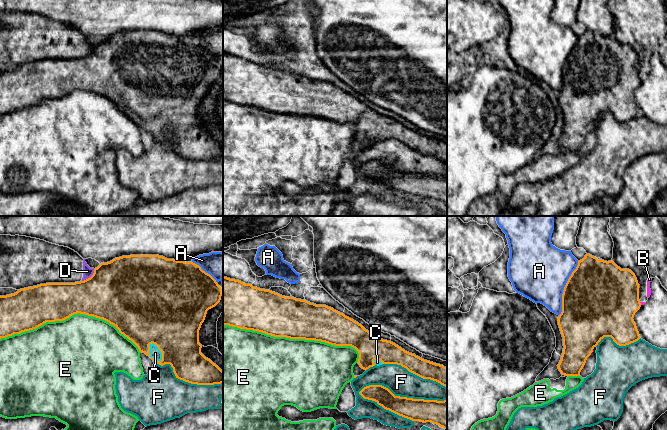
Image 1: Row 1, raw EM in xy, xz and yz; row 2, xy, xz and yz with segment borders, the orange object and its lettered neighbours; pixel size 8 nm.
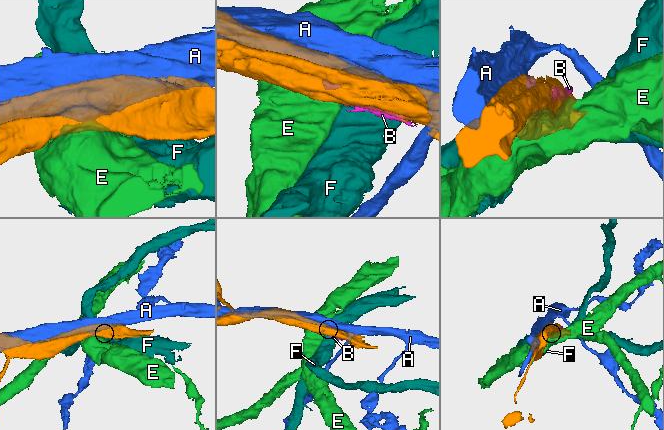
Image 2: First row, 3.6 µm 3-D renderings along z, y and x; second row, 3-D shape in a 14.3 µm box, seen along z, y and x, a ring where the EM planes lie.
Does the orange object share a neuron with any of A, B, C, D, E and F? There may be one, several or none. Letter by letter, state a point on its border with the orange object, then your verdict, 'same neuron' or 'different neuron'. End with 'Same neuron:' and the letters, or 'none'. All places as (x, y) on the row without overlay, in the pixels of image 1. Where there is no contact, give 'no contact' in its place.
A: meets orange in yz at (564, 64); different neuron
B: meets orange in yz at (638, 62); different neuron
C: meets orange in xy at (161, 127); same neuron
D: meets orange in xy at (90, 53); different neuron
E: meets orange in xz at (294, 114); different neuron
F: meets orange in xz at (402, 173); different neuron
Same neuron: C

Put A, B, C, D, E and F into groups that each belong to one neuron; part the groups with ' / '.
A / B D / C / E / F

